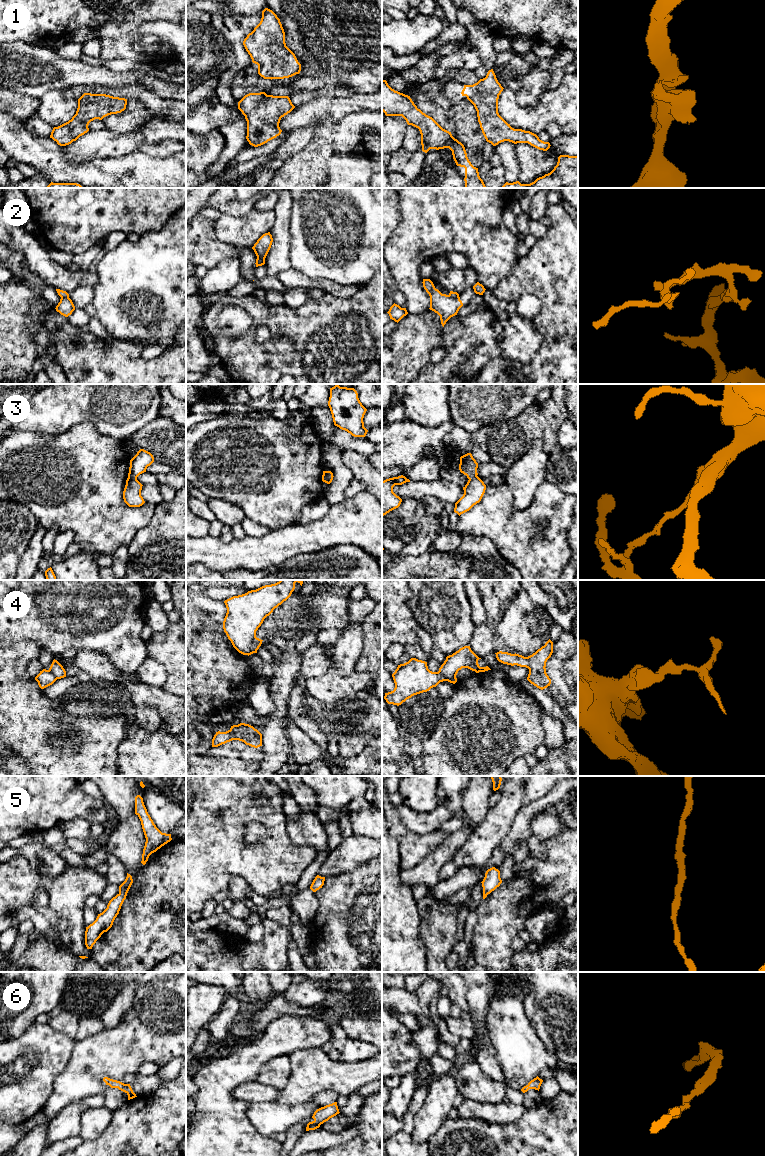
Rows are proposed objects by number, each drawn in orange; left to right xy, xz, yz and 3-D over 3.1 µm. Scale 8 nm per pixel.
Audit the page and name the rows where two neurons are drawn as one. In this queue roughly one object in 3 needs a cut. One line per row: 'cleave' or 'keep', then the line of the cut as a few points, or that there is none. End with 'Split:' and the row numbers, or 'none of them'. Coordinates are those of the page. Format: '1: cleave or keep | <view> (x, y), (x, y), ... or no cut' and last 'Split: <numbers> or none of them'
1: keep | no cut
2: cleave | xy (68, 296), (61, 298)
3: cleave | xy (128, 477), (136, 478)
4: cleave | xz (255, 636), (250, 646), (250, 653)
5: keep | no cut
6: keep | no cut
Split: 2, 3, 4

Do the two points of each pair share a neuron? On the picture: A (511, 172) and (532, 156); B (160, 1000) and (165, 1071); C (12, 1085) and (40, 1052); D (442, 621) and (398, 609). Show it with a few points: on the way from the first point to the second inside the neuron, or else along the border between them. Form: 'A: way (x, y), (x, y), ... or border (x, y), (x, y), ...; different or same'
A: border (514, 144), (519, 177); different
B: border (175, 1057), (160, 1068); different
C: way (15, 1077), (32, 1060); same
D: border (408, 590), (409, 609), (412, 617), (418, 624); different

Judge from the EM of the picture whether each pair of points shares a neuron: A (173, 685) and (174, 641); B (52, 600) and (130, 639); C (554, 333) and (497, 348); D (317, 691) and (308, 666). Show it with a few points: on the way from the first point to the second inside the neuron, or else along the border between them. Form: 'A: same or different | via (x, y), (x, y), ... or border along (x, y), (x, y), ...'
A: same | via (174, 674), (174, 652)
B: same | via (71, 600), (90, 600), (111, 621)
C: different | border along (531, 320), (543, 338), (543, 342), (533, 358)
D: different | border along (331, 664), (323, 674), (302, 681)

